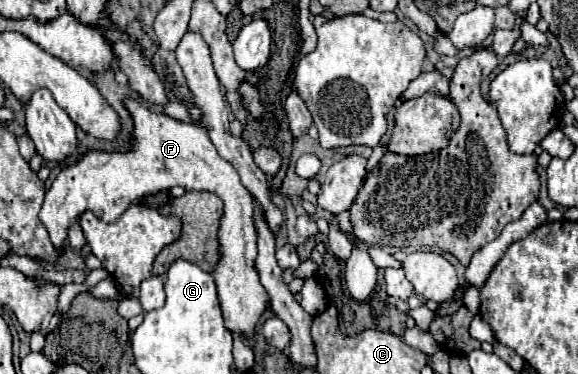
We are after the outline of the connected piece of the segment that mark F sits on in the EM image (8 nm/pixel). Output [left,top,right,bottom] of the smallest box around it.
[39,98,269,348]

